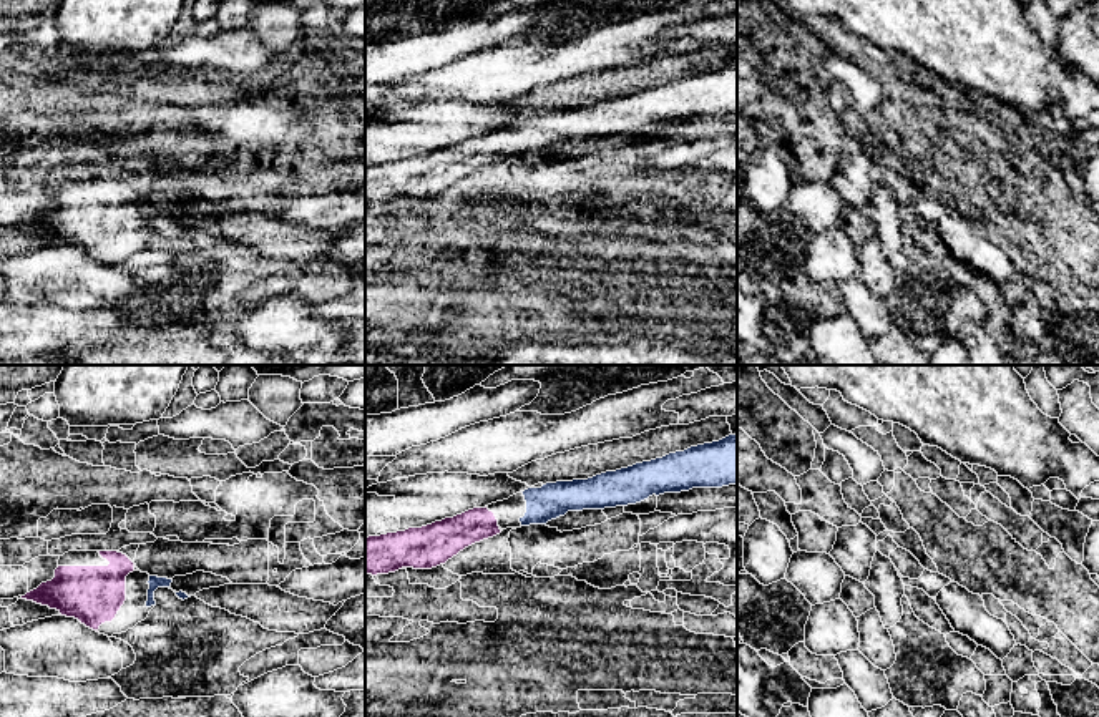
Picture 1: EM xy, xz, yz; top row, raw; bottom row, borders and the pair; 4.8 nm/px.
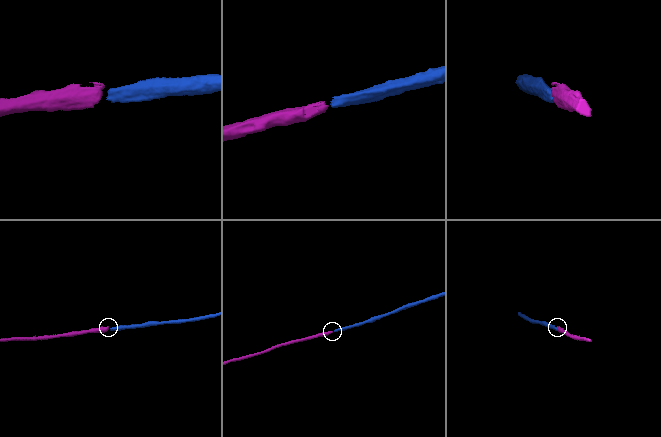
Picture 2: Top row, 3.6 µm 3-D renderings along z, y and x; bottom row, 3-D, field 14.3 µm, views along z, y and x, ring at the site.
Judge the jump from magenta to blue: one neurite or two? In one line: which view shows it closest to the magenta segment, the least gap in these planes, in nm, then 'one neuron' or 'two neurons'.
nearest in xy; 90 nm apart; one neuron

